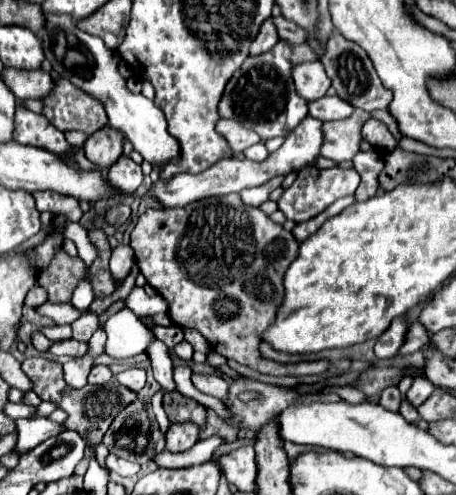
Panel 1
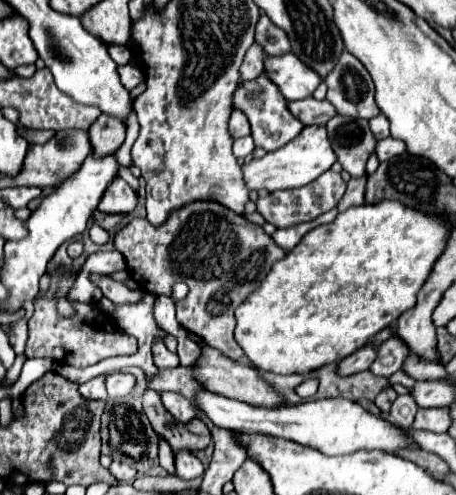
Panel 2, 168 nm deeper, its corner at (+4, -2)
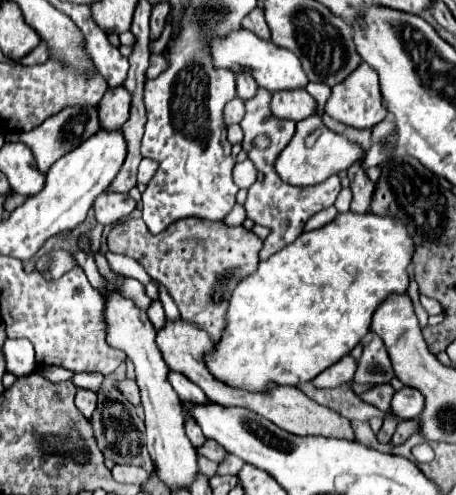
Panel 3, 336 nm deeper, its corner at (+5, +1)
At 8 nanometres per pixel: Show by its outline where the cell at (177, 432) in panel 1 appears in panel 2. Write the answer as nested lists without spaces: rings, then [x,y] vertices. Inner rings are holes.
[[[182,449],[178,453],[174,453],[174,463],[176,463],[176,473],[182,477],[182,479],[192,479],[192,477],[198,477],[204,473],[204,467],[200,463],[200,459],[188,451],[188,449]]]

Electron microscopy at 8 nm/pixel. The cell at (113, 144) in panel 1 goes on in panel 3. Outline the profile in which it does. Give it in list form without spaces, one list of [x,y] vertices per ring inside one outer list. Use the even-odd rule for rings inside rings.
[[[125,86],[109,88],[103,100],[99,102],[101,126],[107,130],[121,128],[129,118],[129,104],[131,104],[131,94],[127,92]]]

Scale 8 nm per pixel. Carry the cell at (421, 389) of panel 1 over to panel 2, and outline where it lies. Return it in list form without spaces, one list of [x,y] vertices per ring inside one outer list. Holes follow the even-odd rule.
[[[410,393],[398,395],[398,399],[392,403],[388,421],[394,425],[404,425],[404,429],[408,429],[414,421],[416,413],[418,413],[418,403],[414,401],[414,397]]]

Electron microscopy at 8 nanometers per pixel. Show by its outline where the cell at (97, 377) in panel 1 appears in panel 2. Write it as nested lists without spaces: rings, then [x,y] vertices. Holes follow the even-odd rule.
[[[98,375],[98,377],[82,383],[78,391],[86,399],[102,399],[104,401],[106,399],[106,385],[104,385],[104,381],[106,381],[106,375]]]

